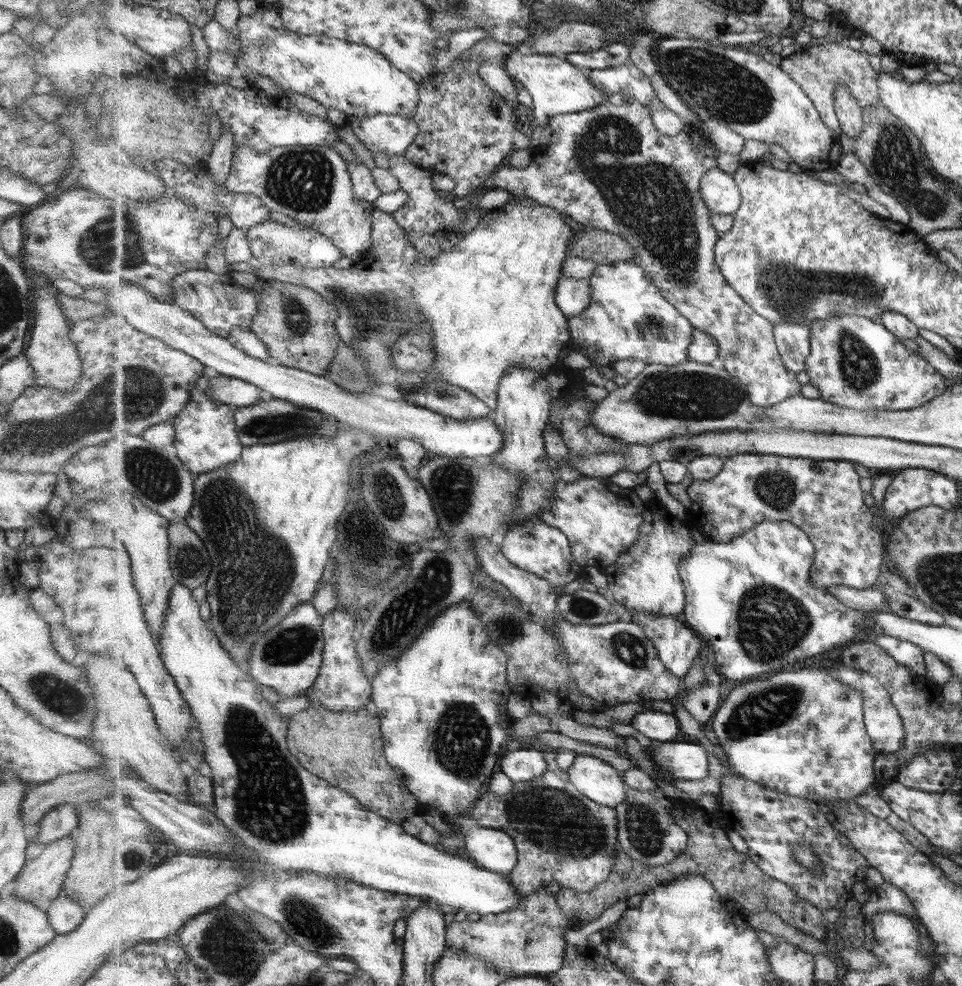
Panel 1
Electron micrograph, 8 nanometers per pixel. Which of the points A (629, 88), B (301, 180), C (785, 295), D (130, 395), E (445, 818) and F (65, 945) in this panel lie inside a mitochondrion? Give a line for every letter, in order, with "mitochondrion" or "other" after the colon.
A: other
B: mitochondrion
C: mitochondrion
D: mitochondrion
E: other
F: other

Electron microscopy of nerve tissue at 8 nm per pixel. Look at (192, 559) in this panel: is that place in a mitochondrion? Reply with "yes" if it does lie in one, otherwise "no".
yes

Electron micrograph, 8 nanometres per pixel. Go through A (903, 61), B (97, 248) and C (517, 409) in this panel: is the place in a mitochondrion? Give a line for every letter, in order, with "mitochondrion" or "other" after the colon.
A: other
B: mitochondrion
C: other

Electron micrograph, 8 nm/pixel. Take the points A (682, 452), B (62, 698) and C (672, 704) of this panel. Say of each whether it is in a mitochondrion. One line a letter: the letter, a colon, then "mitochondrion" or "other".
A: other
B: mitochondrion
C: other

